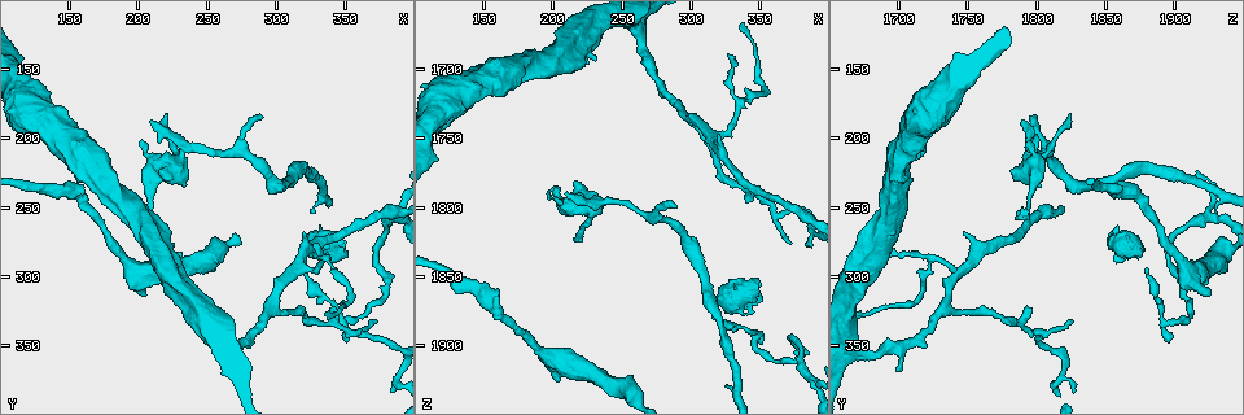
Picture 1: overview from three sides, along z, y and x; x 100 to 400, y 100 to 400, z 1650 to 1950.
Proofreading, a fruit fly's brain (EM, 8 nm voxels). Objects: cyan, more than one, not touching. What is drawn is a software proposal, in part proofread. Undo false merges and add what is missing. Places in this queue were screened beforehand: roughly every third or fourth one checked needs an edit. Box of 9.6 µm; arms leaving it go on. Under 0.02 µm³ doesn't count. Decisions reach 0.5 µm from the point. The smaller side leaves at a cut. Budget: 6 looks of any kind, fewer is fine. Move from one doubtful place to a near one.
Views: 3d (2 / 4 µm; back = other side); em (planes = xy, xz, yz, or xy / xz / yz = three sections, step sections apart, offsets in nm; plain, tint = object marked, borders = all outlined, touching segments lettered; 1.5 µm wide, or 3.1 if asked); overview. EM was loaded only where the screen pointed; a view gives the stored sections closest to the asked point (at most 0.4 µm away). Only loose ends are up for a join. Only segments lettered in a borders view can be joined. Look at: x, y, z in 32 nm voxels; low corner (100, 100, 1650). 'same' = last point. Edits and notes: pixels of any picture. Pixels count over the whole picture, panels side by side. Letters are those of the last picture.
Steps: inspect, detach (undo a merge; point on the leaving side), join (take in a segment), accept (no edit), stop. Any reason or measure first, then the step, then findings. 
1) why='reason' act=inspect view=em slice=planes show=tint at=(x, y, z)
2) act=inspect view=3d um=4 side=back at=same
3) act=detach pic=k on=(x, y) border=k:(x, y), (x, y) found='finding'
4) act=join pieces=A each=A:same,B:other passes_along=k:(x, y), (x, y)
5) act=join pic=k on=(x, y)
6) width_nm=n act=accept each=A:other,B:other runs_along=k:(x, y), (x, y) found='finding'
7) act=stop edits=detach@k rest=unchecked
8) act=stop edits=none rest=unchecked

why='free end' act=inspect view=3d um=4 side=back at=(352, 346, 1898)

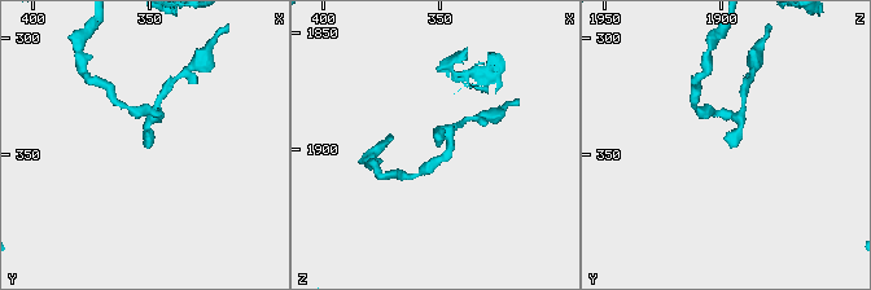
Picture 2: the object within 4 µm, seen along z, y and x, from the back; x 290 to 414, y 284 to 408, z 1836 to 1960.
why='need the tissue' act=inspect view=em slice=yz step=8 show=borders at=(351, 347, 1896)

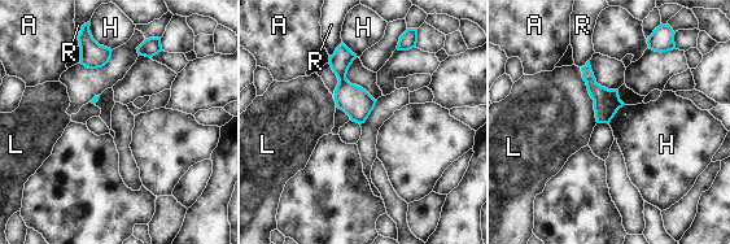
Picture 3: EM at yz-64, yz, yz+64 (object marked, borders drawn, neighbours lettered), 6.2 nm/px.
act=inspect view=em slice=planes show=borders at=same

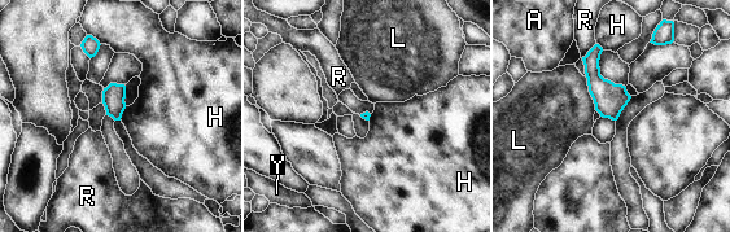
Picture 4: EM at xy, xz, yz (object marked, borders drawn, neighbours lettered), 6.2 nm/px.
act=accept each=A:other,H:other,L:other,R:other,Y:other found='none of them fits'

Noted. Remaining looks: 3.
why='thick turns thin' act=inspect view=em slice=planes show=tint at=(162, 246, 1876)

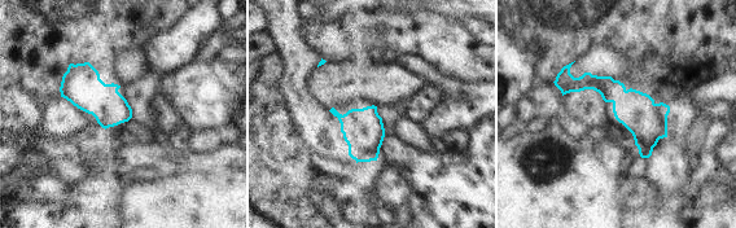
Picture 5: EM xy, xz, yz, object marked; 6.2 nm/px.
why='see the neighbours' act=inspect view=em slice=planes show=borders at=same

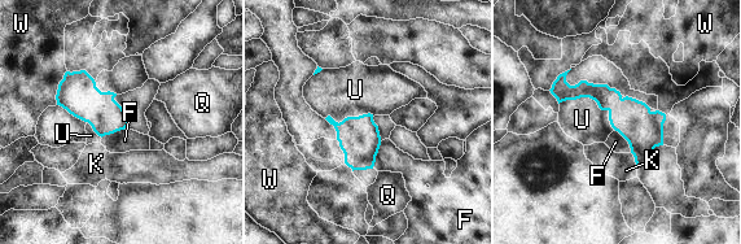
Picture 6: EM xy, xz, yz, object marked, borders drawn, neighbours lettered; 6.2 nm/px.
longest_contact=U:380nm act=accept each=F:other,K:other,Q:other,U:other,W:other found='all the same cell'

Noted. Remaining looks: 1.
act=stop edits=none rest=unchecked

